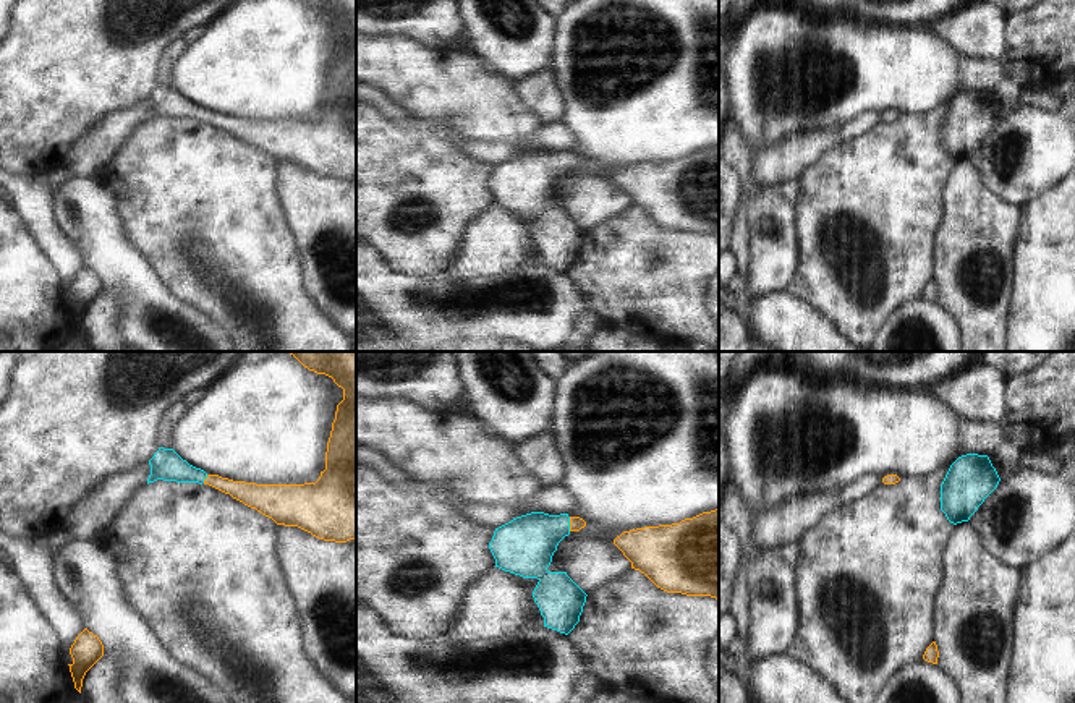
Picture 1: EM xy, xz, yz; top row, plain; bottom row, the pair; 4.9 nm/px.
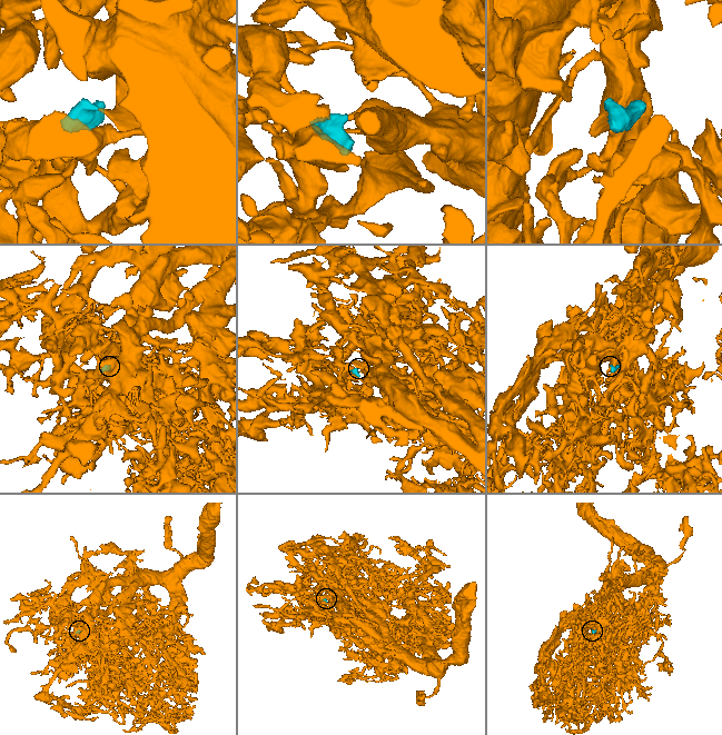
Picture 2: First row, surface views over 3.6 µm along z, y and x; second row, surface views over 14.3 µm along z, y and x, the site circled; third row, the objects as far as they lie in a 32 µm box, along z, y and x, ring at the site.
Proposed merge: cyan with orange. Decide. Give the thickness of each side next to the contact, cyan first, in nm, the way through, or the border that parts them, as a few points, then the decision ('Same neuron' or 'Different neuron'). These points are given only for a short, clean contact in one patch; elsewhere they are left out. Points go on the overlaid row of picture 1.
Thickness 280 nm (cyan) against 70 nm. Path across: xz (525, 546), (536, 535), (569, 524), (577, 524). Same neuron

